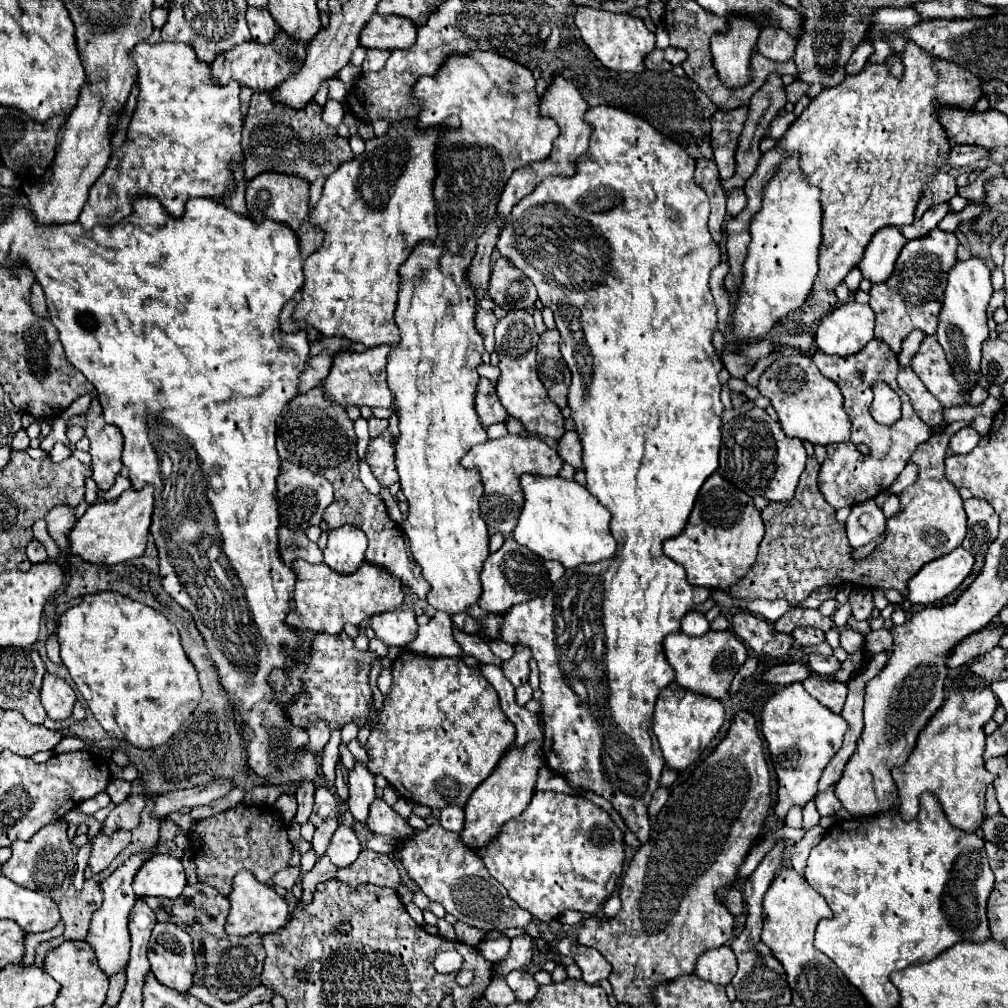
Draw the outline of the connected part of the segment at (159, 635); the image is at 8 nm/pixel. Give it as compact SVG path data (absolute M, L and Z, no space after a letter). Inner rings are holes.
M104 591L104 593L92 593L92 595L86 595L82 597L82 601L74 607L70 607L68 611L64 611L60 615L60 621L58 621L58 643L60 643L60 657L62 657L62 663L66 665L72 681L76 683L78 691L82 693L82 697L86 699L90 711L94 713L96 721L110 733L110 737L116 737L120 741L126 741L126 743L132 743L140 749L152 749L152 747L158 747L162 743L166 743L180 727L182 723L190 717L190 713L194 711L194 707L198 705L200 701L200 683L198 683L198 675L196 675L196 669L194 665L188 661L182 645L180 645L180 637L178 637L178 629L164 617L164 613L144 605L144 603L138 603L138 601L132 601L130 597L124 597L120 593L114 593L114 591Z

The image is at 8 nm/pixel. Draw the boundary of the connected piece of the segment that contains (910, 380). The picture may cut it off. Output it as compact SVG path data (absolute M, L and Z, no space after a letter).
M900 367L898 385L906 391L916 415L928 427L938 427L942 423L942 405L940 405L940 401L934 399L934 395L928 393L924 383L916 377L916 373L912 373L910 367Z

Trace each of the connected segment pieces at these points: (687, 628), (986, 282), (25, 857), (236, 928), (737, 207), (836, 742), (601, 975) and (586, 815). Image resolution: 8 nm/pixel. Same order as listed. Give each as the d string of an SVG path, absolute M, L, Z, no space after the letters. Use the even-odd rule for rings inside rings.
M690 611L684 619L682 619L682 631L686 635L704 635L710 629L710 623L706 621L706 617L698 611Z
M978 257L956 263L948 275L948 287L946 287L944 305L940 311L940 323L938 323L936 337L952 367L952 375L956 375L956 379L960 379L964 387L966 395L964 395L962 405L970 405L970 391L978 383L980 357L982 357L980 349L982 349L982 343L988 339L986 309L988 309L992 291L994 289L990 283L990 269ZM966 383L974 383L974 385L966 385Z
M56 819L46 827L42 827L30 841L16 841L12 857L2 865L4 875L22 887L38 889L40 893L52 899L64 897L78 869L76 855L74 855L76 851L70 839L66 837L66 829L68 829L68 823L64 819Z
M240 871L234 877L234 889L228 895L230 899L230 915L226 921L226 933L228 935L248 935L258 931L260 935L278 931L288 923L288 905L284 897L280 897L270 885L260 883L250 871Z
M732 189L732 191L728 191L728 203L726 203L726 207L728 207L728 213L734 217L734 215L738 215L744 207L746 207L746 193L744 193L744 189Z
M790 683L778 693L774 693L762 709L762 735L768 741L768 751L772 755L774 771L778 777L778 799L776 799L776 819L784 821L792 807L804 807L818 793L818 779L828 761L842 747L842 737L848 723L828 711L818 703L802 683Z
M564 937L558 941L556 951L574 959L574 963L582 969L582 981L588 985L598 985L602 979L608 979L612 973L612 965L592 947L584 947Z
M536 791L526 811L504 823L500 835L490 845L476 849L476 855L484 861L488 873L506 887L516 905L524 907L534 919L548 923L568 909L592 915L612 897L624 869L624 835L612 817L592 801L566 793Z

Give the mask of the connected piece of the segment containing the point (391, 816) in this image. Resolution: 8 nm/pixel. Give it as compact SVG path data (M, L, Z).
M374 801L370 805L370 817L368 817L368 829L378 835L388 835L394 839L402 839L404 835L412 835L414 829L392 811L386 801Z

